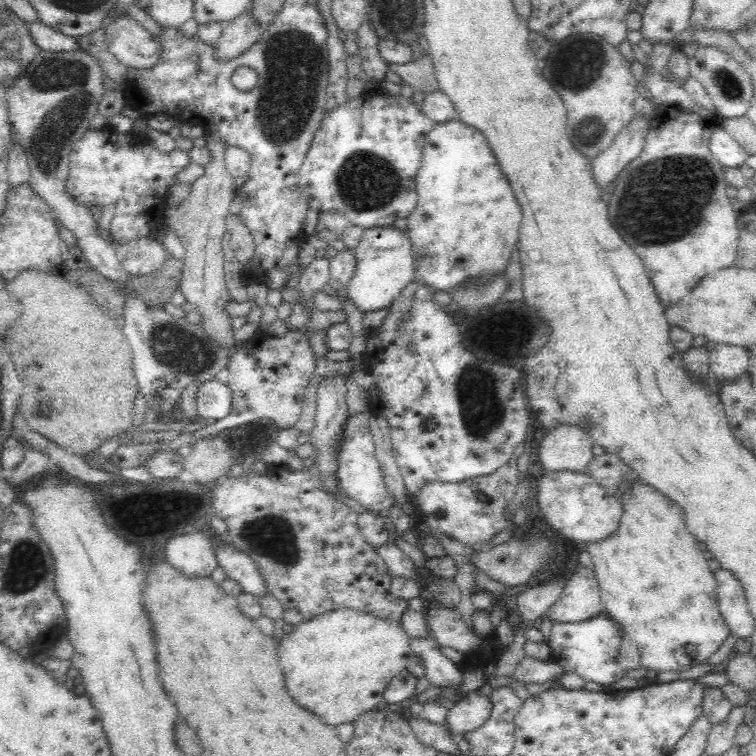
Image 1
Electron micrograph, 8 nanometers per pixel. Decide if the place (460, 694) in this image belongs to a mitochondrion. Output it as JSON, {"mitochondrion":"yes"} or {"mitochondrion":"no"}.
{"mitochondrion":"no"}

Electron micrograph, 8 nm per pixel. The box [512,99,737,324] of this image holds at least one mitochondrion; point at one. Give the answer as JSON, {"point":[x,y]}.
{"point":[683,185]}

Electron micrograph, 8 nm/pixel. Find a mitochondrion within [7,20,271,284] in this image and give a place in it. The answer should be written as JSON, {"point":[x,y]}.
{"point":[70,77]}

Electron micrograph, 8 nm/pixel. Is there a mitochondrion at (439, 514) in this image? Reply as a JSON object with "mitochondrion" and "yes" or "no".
{"mitochondrion":"no"}

